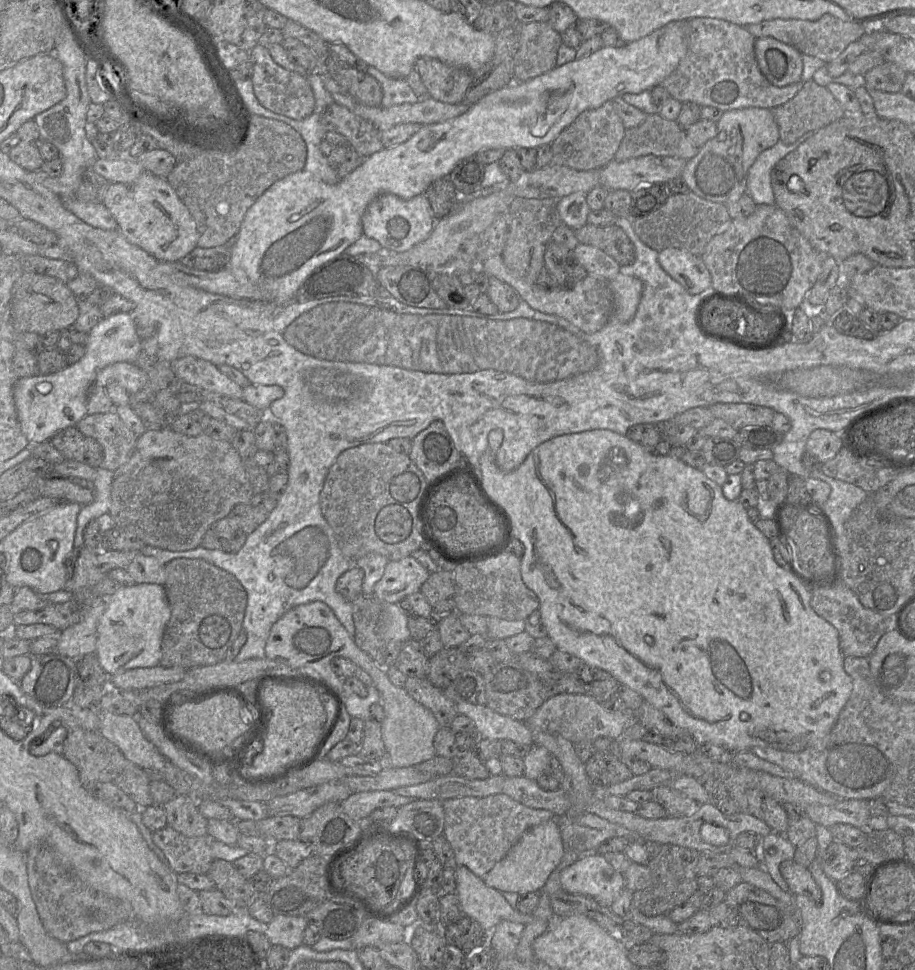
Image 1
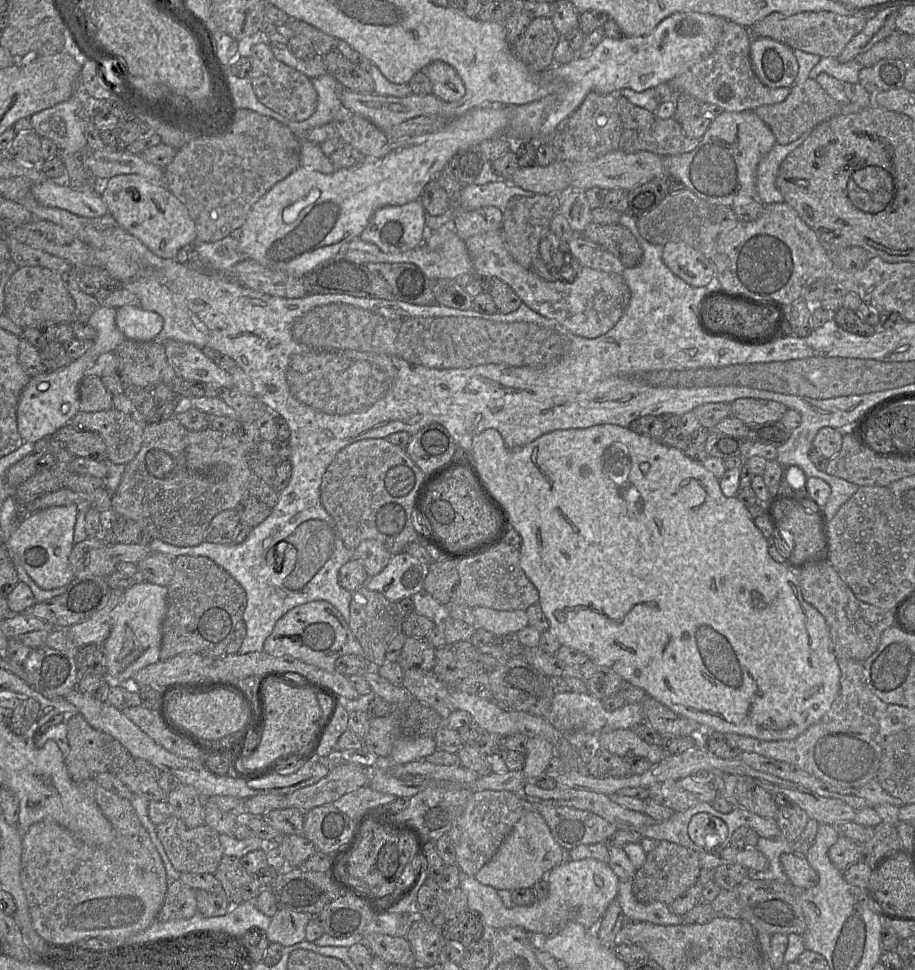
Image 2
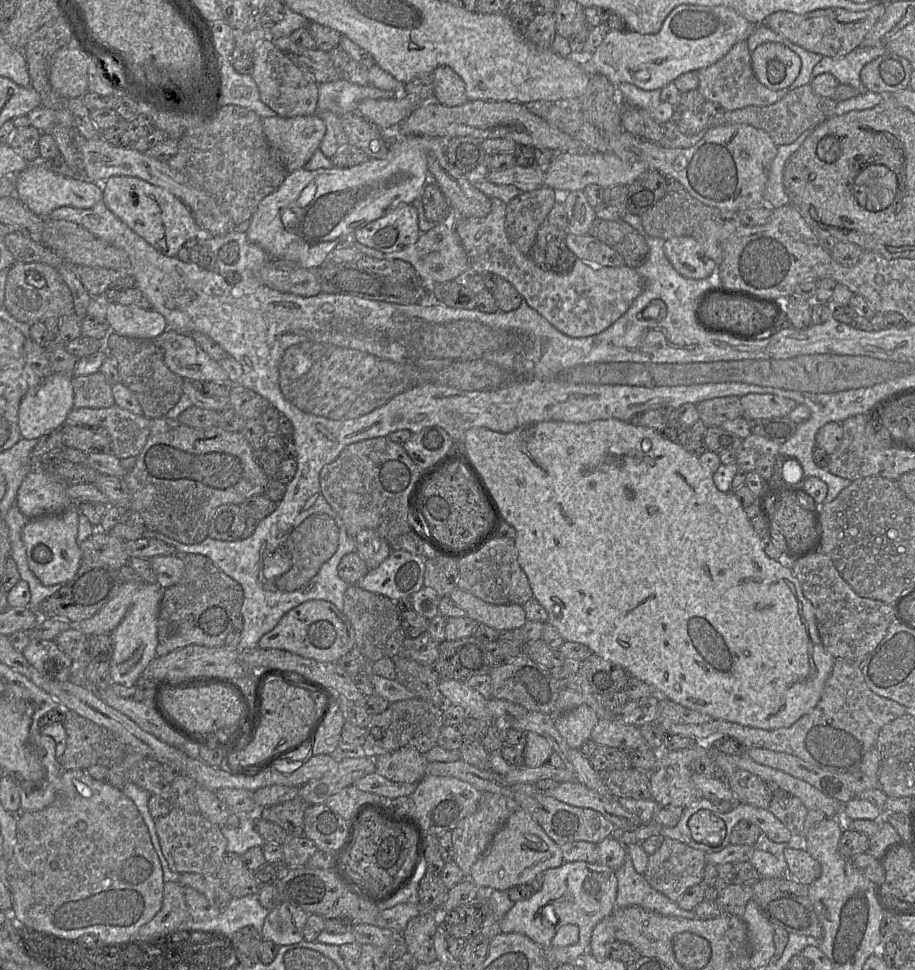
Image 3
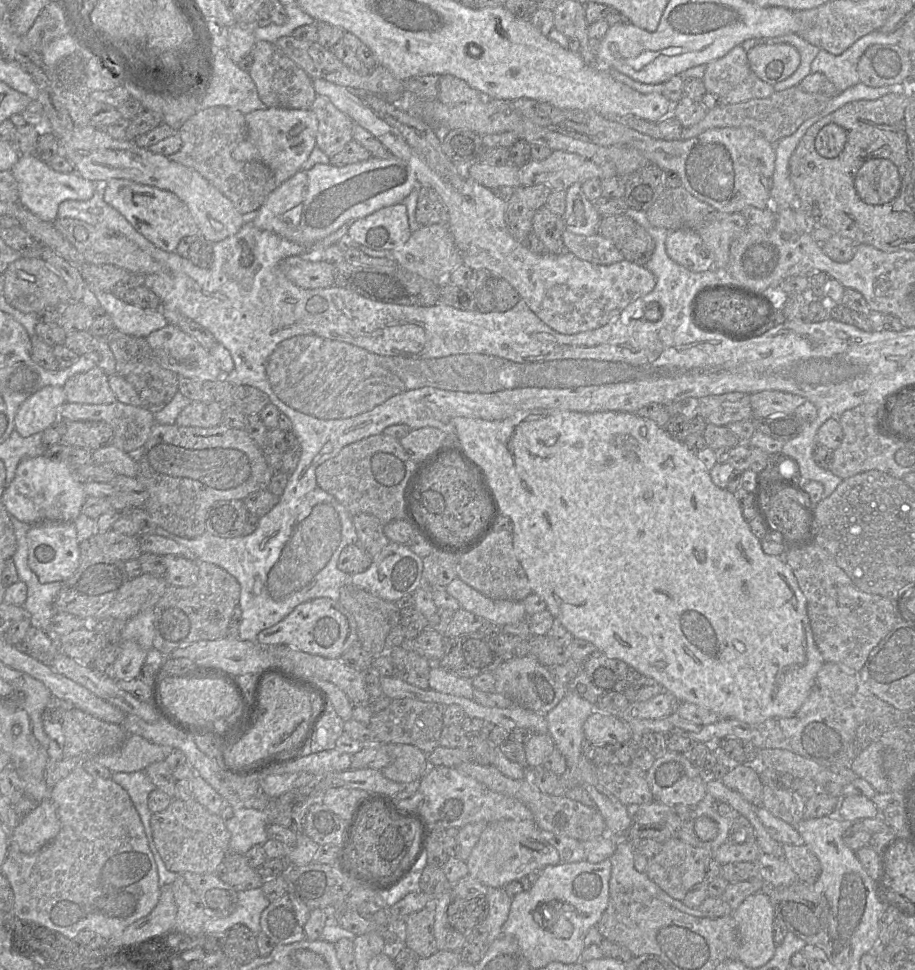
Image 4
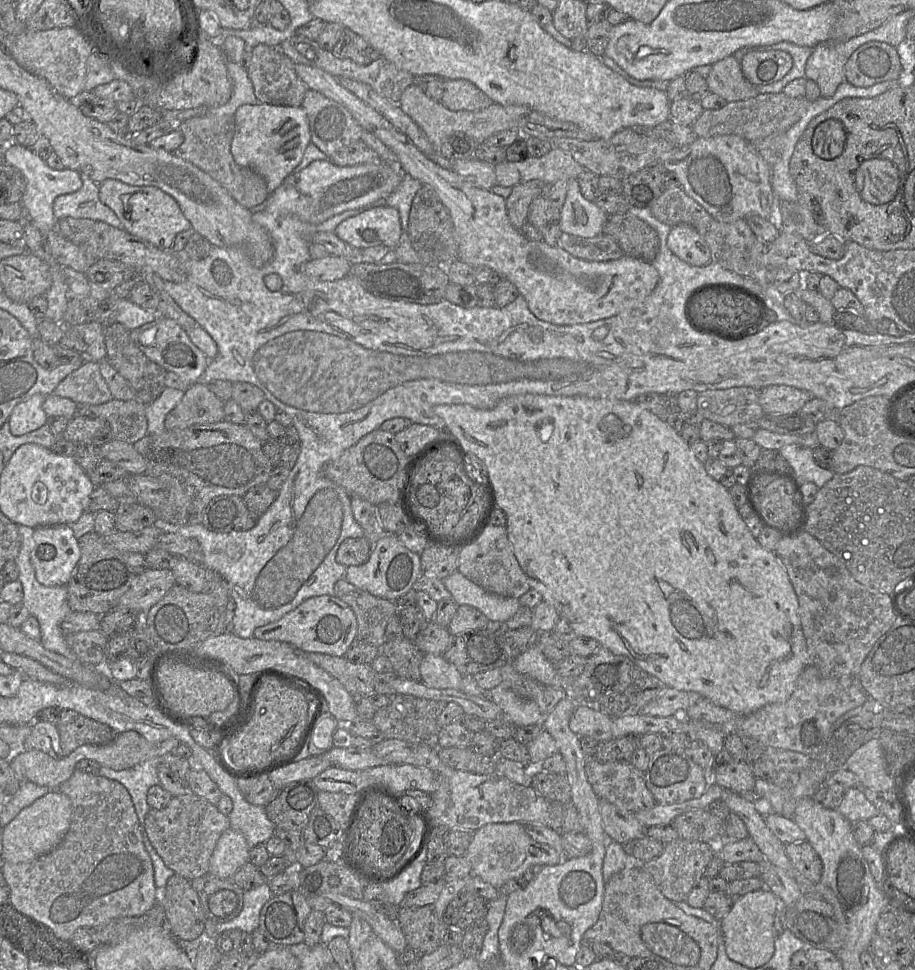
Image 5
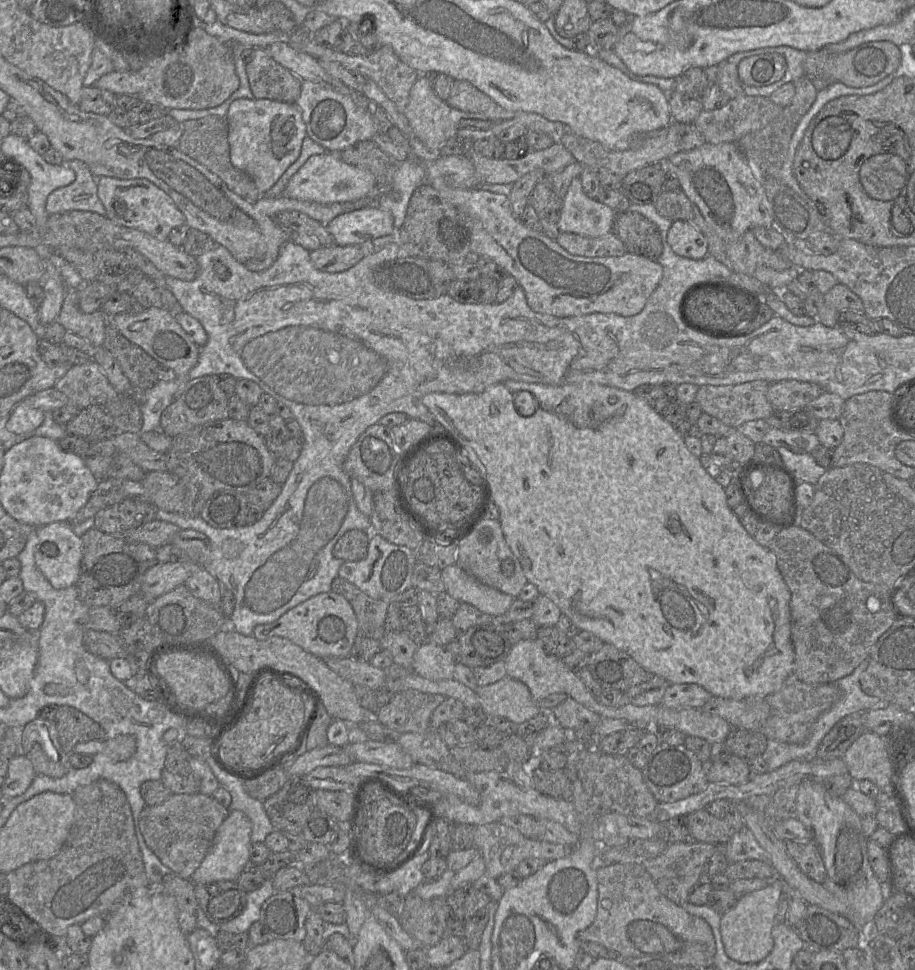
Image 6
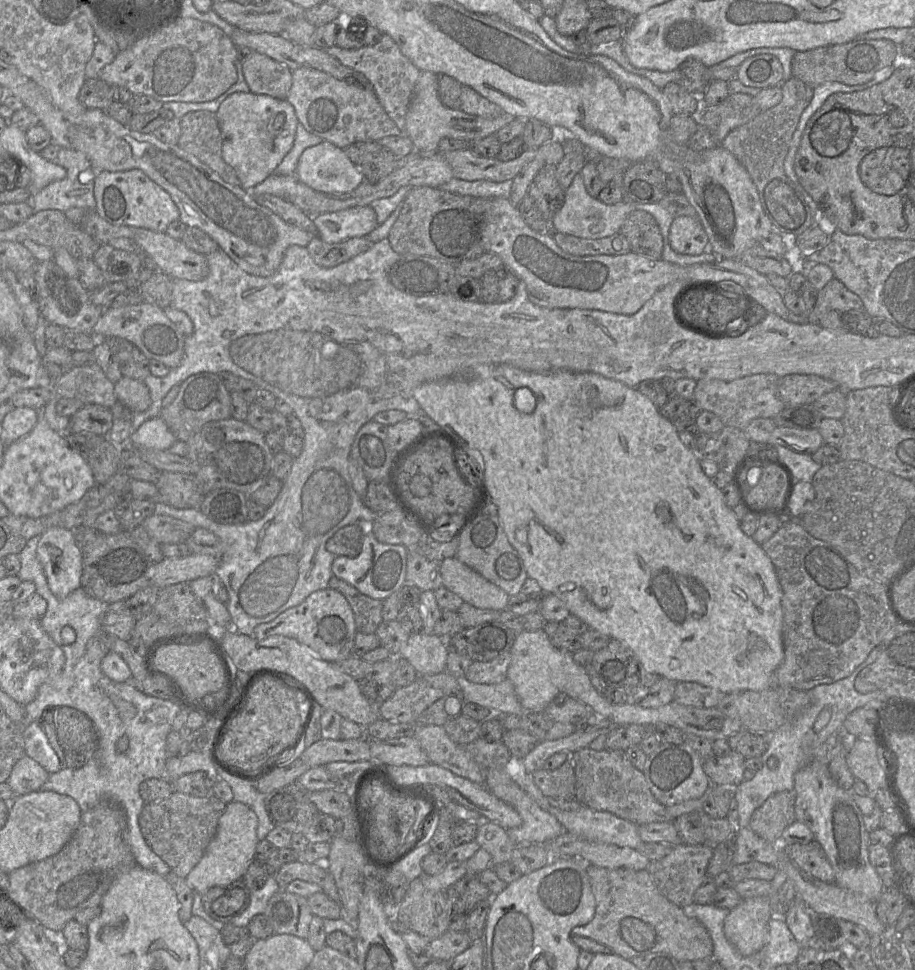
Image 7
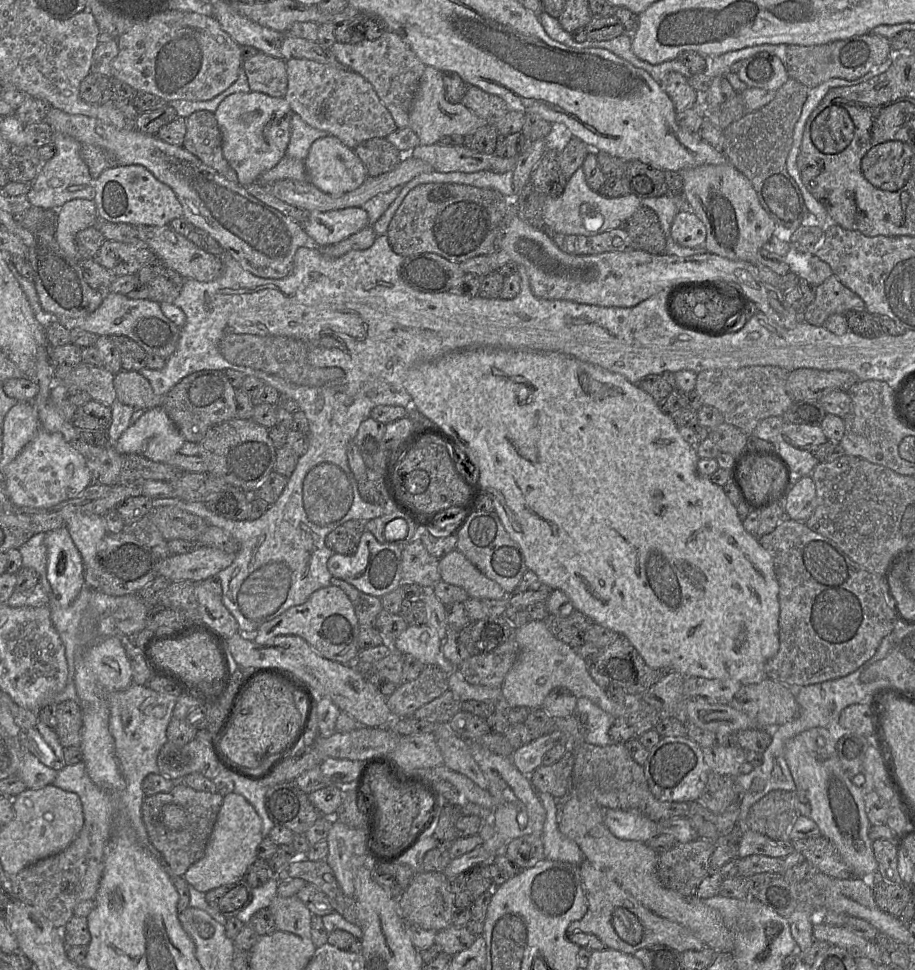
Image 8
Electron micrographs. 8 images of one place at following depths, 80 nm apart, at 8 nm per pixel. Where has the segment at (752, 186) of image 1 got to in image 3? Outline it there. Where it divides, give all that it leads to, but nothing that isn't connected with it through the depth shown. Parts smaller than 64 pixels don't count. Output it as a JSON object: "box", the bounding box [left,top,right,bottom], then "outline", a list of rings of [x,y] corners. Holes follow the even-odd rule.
{"box":[764,130,813,209],"outline":[[[806,130],[791,144],[777,147],[777,154],[771,163],[764,193],[764,203],[770,208],[775,209],[789,204],[789,197],[783,184],[784,167],[790,156],[799,149],[813,130]]]}

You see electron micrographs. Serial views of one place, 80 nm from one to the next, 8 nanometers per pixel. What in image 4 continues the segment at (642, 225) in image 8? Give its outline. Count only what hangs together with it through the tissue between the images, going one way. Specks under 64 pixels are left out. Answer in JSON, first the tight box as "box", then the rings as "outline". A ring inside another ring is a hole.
{"box":[597,214,656,266],"outline":[[[625,214],[602,217],[597,234],[611,240],[626,260],[640,266],[647,264],[656,248],[646,229]]]}

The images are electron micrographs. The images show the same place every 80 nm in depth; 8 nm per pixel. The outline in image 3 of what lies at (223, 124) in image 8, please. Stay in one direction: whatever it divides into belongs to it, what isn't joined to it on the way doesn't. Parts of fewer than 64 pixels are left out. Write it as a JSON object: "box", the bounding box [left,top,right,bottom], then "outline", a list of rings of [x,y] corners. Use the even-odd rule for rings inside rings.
{"box":[262,114,326,173],"outline":[[[318,114],[262,119],[264,134],[288,173],[303,168],[325,135],[326,126]]]}

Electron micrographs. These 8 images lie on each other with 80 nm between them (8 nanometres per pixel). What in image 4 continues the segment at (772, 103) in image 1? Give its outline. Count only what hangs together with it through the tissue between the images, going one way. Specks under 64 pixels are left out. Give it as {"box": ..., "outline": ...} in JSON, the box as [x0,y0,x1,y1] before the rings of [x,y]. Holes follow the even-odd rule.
{"box":[703,46,775,104],"outline":[[[736,46],[724,57],[707,64],[703,83],[707,93],[723,104],[737,104],[764,99],[775,91],[750,69],[747,52]]]}

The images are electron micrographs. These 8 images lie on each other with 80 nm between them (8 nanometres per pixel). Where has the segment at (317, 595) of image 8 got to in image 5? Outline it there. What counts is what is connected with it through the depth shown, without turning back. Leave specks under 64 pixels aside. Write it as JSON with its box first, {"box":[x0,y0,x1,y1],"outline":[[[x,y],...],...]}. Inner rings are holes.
{"box":[253,595,357,656],"outline":[[[334,595],[309,598],[279,620],[254,630],[253,636],[260,640],[285,642],[298,650],[344,656],[357,638],[357,619],[344,601]]]}

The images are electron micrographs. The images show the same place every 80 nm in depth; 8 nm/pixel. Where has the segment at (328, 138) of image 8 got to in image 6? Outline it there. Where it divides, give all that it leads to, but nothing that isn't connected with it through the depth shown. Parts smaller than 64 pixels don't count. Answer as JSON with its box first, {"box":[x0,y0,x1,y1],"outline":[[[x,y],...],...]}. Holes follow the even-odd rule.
{"box":[283,153,377,204],"outline":[[[337,153],[311,156],[288,181],[283,195],[289,198],[333,204],[367,199],[377,188],[375,176],[367,169],[345,163]]]}

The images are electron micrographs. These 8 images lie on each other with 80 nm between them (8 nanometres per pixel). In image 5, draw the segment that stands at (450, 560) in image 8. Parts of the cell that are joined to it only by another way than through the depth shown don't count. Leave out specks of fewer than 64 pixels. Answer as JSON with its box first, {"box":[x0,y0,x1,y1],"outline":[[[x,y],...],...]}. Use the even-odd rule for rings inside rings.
{"box":[443,570,522,622],"outline":[[[458,570],[446,577],[443,583],[458,605],[472,606],[490,621],[506,622],[522,606],[517,598],[502,597],[486,591]]]}

